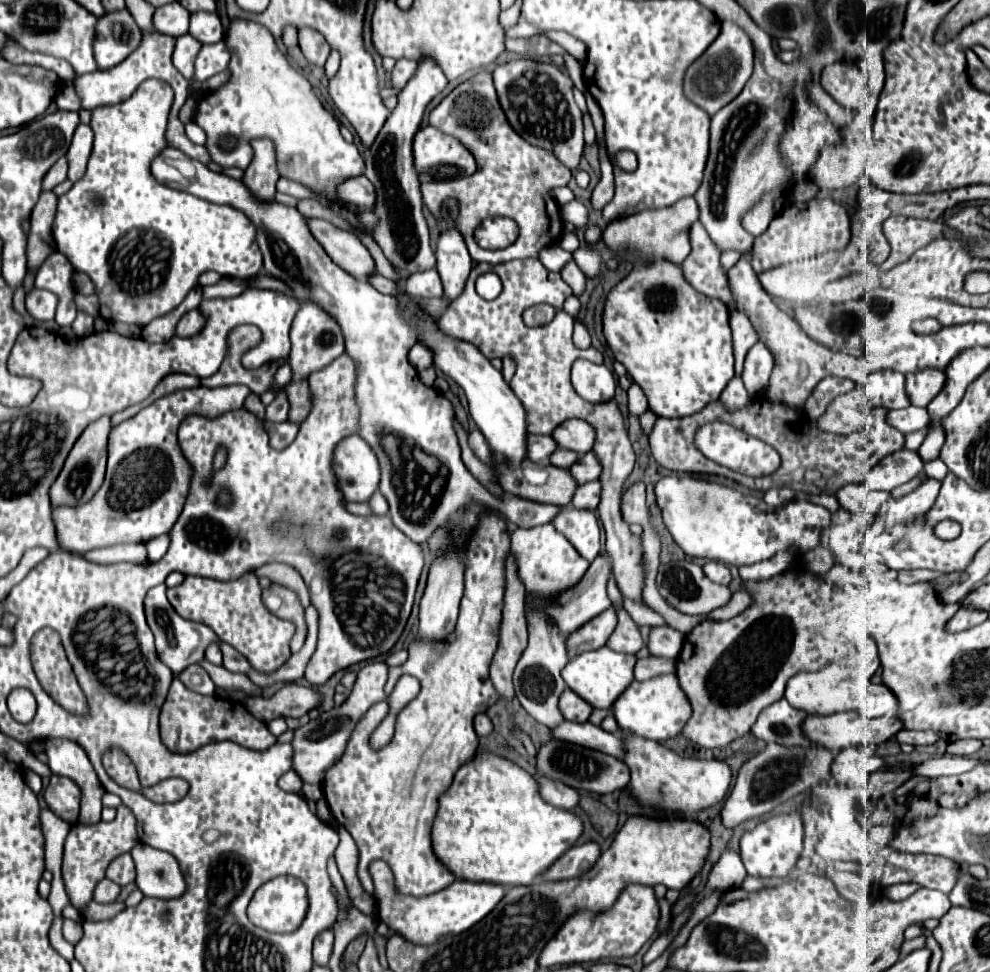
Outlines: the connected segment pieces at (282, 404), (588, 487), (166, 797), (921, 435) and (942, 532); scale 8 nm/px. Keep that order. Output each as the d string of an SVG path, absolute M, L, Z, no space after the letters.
M284 388L280 392L276 392L274 402L270 406L266 406L266 420L270 420L270 422L286 422L288 420L288 398L286 398Z
M594 480L594 482L588 482L588 484L582 484L576 488L576 494L572 498L572 506L574 508L588 508L588 510L594 510L600 502L600 482Z
M168 778L150 788L150 800L160 802L160 804L176 802L184 798L186 792L188 792L188 782L184 782L182 778Z
M924 428L924 430L918 430L918 432L912 432L912 434L906 434L904 438L906 438L906 442L904 442L904 448L908 448L908 450L918 450L920 448L920 444L924 442L924 438L926 438L926 434L928 434L928 428Z
M950 520L940 522L934 530L936 530L936 536L942 540L952 540L952 538L960 536L960 526L956 522L950 522Z

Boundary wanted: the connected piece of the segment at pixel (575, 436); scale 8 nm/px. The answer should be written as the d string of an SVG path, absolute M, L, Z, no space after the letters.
M568 420L562 422L554 432L552 438L556 438L556 444L566 450L576 450L576 454L586 454L594 446L596 432L592 426L584 420Z

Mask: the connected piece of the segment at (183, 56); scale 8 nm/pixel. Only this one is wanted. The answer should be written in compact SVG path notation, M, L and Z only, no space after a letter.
M184 34L184 36L176 38L176 48L174 48L172 62L174 62L176 70L186 80L190 80L192 74L194 74L194 60L196 60L196 54L200 52L200 48L202 48L202 44L196 38L192 38L190 34Z

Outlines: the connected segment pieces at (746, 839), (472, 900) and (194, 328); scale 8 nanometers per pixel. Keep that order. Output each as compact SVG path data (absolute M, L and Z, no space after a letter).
M772 814L756 824L750 832L746 832L740 840L740 856L750 876L760 878L784 878L796 866L802 852L802 836L804 824L800 814Z
M372 862L370 874L372 874L374 886L376 886L378 918L390 930L404 934L404 938L408 938L408 942L426 944L426 946L432 942L438 942L444 936L462 934L464 930L472 928L486 914L490 914L504 896L504 888L500 884L456 880L456 882L452 882L452 886L446 886L444 890L430 894L428 898L404 898L404 894L396 894L396 890L392 890L392 870L388 870L386 862Z
M188 312L180 318L180 322L176 324L176 336L180 338L188 338L188 336L194 336L202 330L204 326L204 318L200 316L200 312Z

